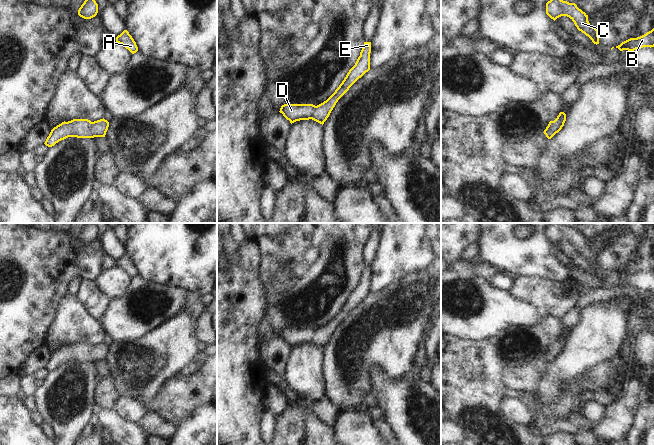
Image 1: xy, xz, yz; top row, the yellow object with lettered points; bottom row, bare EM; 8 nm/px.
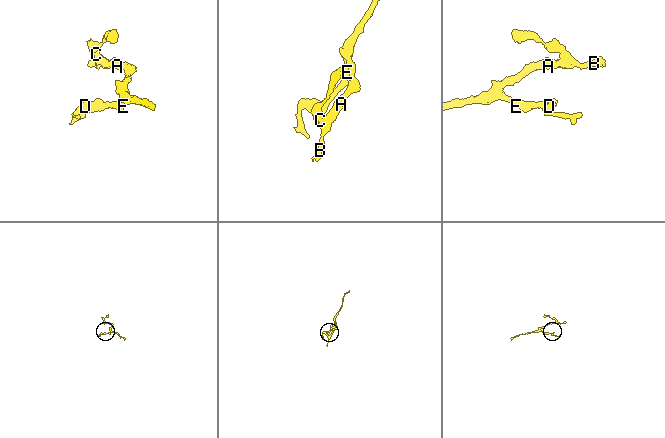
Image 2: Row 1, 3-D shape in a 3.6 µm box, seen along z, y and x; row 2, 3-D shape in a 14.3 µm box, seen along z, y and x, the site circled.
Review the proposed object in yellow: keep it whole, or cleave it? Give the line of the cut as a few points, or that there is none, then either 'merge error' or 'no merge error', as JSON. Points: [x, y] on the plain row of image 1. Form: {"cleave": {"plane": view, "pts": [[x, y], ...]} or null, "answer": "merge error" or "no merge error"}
{"cleave": null, "answer": "no merge error"}

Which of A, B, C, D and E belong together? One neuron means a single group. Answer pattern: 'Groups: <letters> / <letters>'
Groups: A B C D E

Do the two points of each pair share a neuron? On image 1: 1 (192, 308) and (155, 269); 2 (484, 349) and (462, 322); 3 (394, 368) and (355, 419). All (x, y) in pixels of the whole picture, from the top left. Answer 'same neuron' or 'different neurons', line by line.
1: different neurons
2: different neurons
3: different neurons

